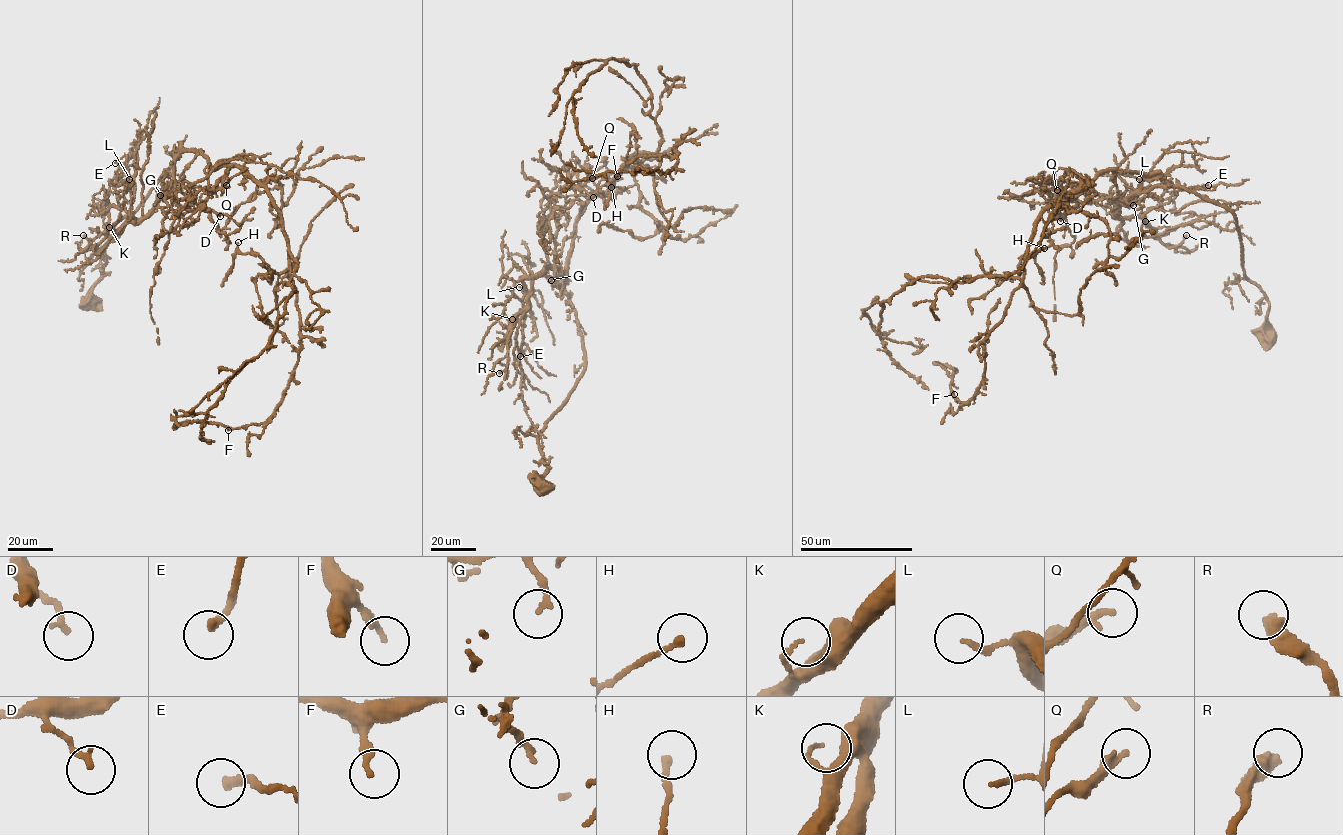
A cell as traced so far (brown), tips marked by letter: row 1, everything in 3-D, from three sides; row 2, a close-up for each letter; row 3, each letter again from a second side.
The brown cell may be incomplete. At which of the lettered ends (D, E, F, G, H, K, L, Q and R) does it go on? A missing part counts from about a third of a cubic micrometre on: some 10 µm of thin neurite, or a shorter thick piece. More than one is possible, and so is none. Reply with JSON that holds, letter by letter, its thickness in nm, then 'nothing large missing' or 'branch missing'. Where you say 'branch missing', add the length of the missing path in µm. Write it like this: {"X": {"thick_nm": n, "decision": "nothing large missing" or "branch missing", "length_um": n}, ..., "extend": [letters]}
{"D": {"thick_nm": 180, "decision": "nothing large missing"}, "E": {"thick_nm": 240, "decision": "nothing large missing"}, "F": {"thick_nm": 170, "decision": "nothing large missing"}, "G": {"thick_nm": 190, "decision": "nothing large missing"}, "H": {"thick_nm": 190, "decision": "nothing large missing"}, "K": {"thick_nm": 100, "decision": "nothing large missing"}, "L": {"thick_nm": 180, "decision": "nothing large missing"}, "Q": {"thick_nm": 260, "decision": "nothing large missing"}, "R": {"thick_nm": 440, "decision": "nothing large missing"}, "extend": []}

